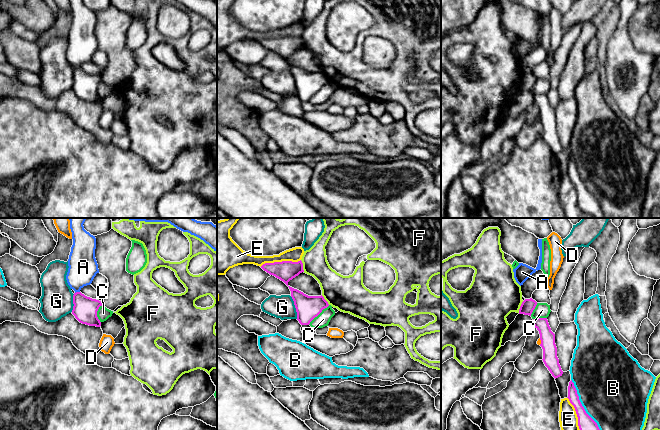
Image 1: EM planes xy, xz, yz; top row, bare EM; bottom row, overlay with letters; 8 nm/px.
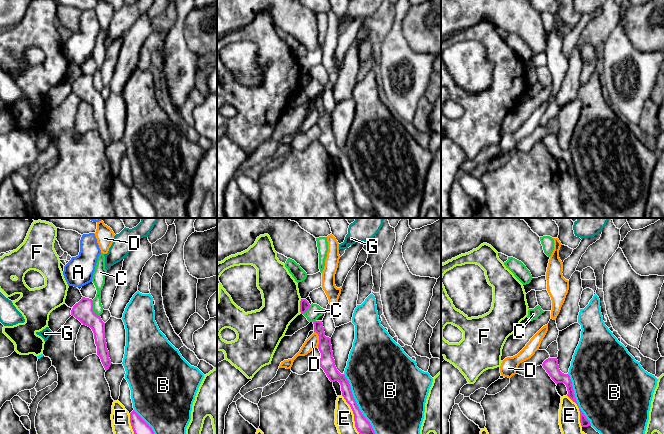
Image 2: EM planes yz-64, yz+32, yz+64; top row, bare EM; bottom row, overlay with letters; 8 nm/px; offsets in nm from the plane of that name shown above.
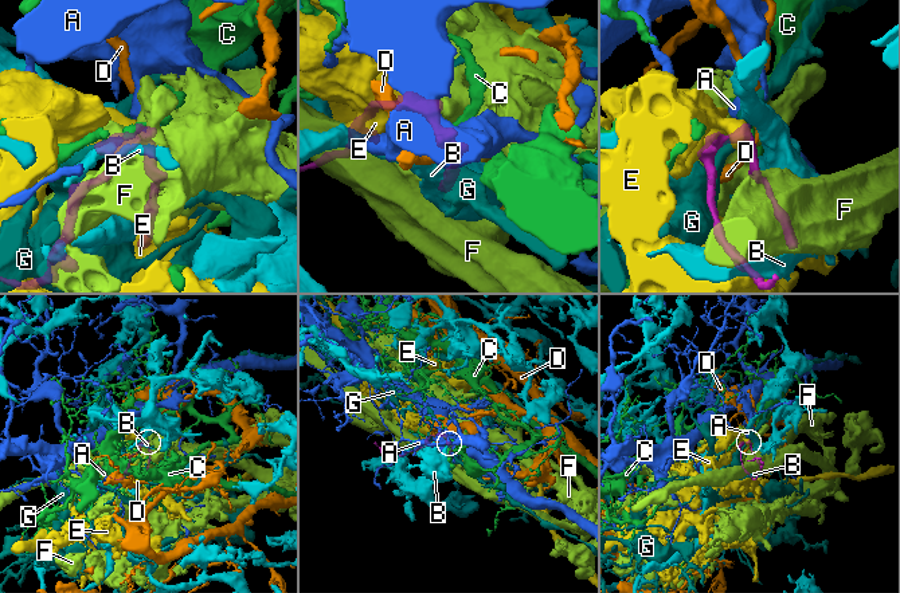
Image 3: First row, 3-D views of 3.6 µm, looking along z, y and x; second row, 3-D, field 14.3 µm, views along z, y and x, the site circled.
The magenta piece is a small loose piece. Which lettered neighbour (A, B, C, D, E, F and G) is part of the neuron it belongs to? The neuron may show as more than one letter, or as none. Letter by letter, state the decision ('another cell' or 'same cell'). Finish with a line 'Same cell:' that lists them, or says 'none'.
A: same cell
B: another cell
C: another cell
D: another cell
E: another cell
F: another cell
G: another cell
Same cell: A

